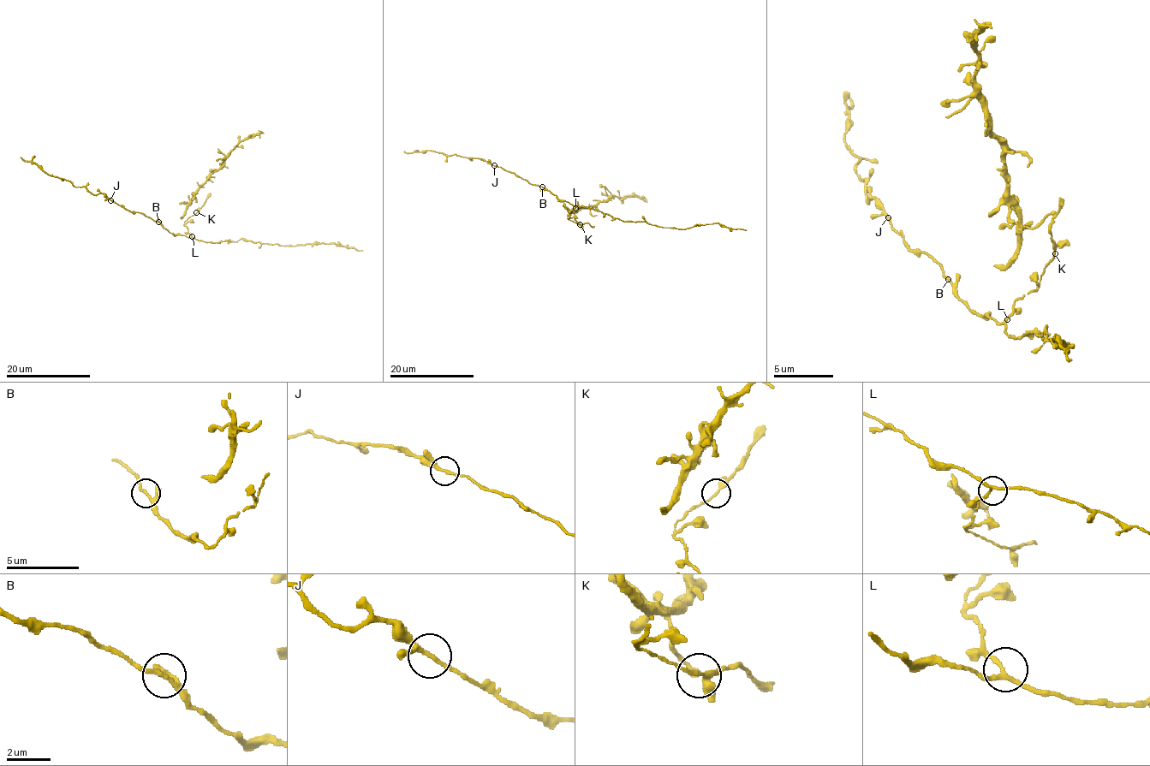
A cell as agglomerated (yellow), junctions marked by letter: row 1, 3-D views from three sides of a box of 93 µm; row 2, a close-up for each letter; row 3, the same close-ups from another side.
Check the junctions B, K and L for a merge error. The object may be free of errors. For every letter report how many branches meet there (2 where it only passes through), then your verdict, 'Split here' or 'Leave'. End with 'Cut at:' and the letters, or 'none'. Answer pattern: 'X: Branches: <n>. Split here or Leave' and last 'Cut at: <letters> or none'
B: Branches: 3. Leave
K: Branches: 3. Leave
L: Branches: 3. Leave
Cut at: none

